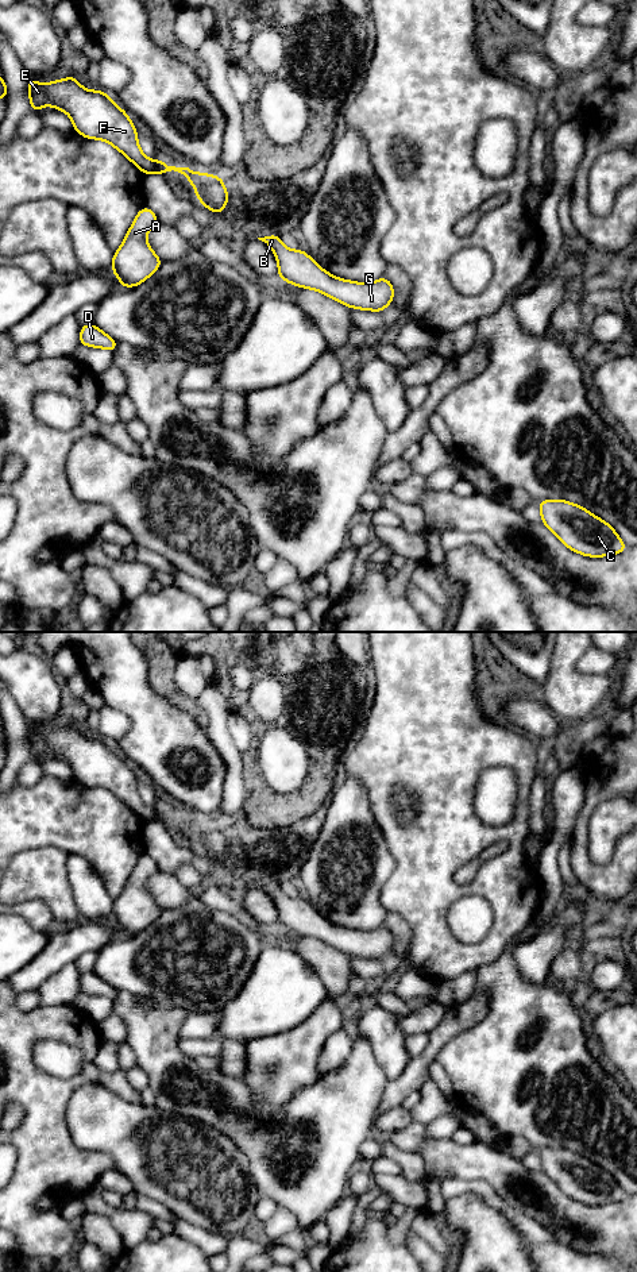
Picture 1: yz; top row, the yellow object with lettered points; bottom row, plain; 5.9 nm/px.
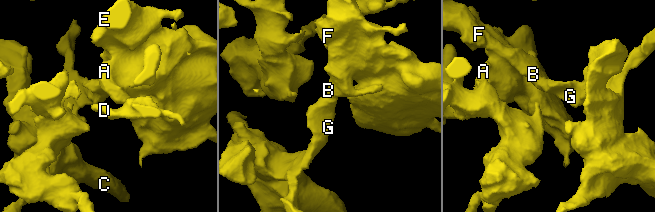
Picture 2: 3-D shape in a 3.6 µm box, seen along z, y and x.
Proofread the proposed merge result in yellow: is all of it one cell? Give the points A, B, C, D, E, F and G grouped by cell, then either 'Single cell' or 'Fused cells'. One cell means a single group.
Groups: A B C D E F G. Single cell

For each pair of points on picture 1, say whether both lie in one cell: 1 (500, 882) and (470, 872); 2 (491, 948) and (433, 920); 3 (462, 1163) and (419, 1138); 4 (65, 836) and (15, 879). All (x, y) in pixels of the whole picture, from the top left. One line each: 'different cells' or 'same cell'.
1: different cells
2: same cell
3: same cell
4: different cells

